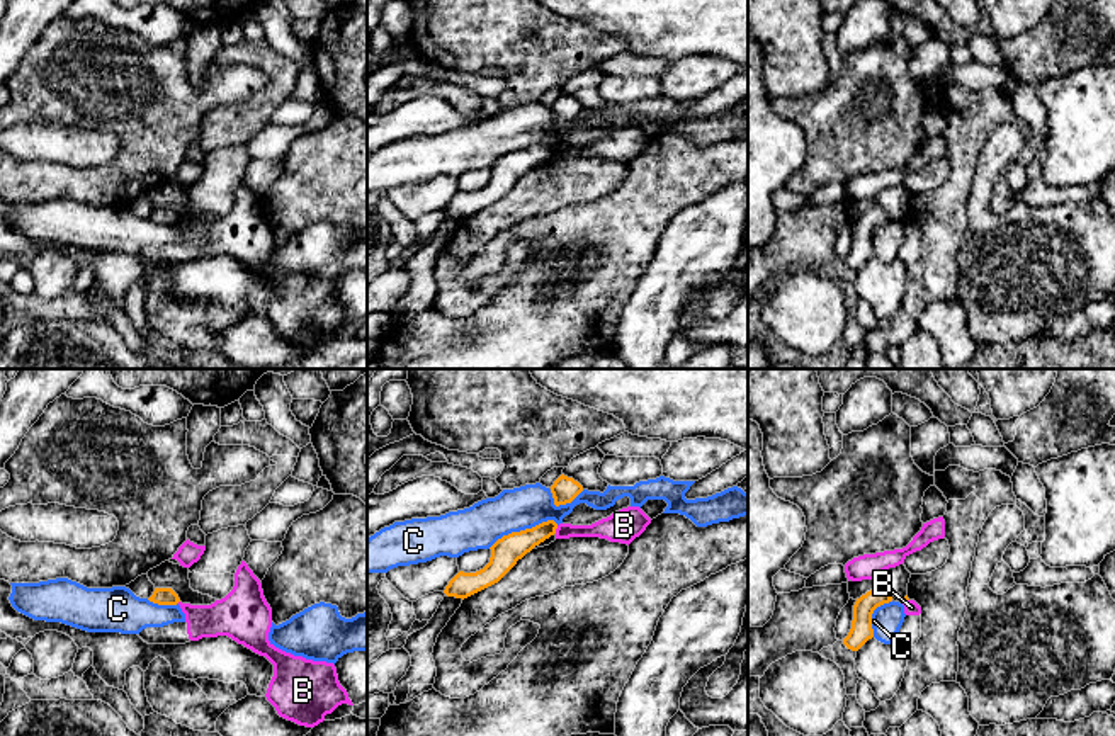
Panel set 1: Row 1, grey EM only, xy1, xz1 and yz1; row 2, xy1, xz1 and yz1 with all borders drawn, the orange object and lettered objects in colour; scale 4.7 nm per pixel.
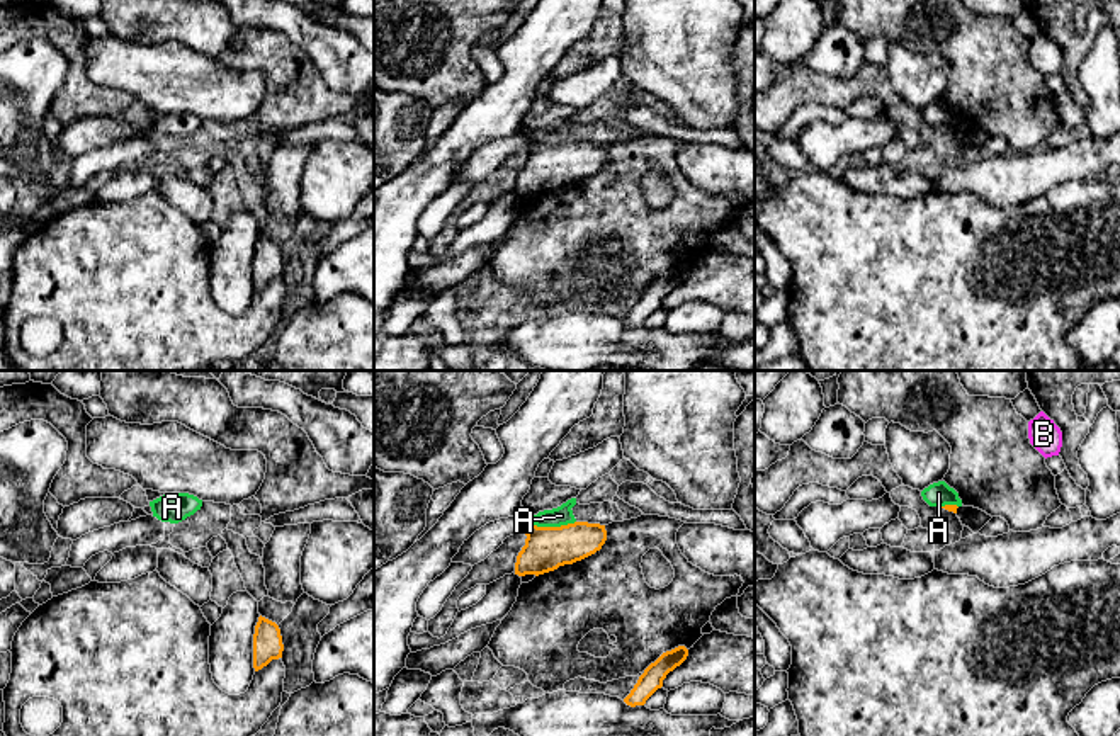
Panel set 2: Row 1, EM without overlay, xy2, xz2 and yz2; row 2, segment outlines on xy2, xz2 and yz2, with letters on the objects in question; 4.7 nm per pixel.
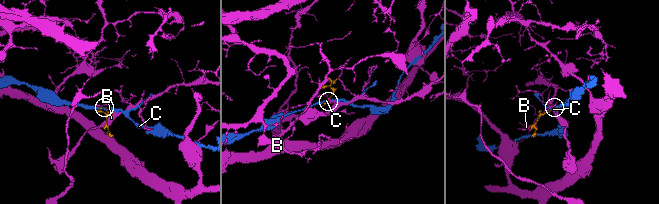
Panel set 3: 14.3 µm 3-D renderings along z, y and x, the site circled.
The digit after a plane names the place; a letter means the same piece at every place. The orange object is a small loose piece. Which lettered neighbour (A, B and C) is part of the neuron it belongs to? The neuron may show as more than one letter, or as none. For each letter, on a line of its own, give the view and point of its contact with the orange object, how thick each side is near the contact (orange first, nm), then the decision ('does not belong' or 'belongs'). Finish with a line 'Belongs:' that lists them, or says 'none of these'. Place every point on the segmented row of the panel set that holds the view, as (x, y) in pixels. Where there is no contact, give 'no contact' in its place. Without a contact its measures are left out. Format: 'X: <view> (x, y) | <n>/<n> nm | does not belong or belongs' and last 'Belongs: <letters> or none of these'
A: xz2 (553, 527) | 200/90 nm | does not belong
B: xz1 (556, 527) | 140/100 nm | does not belong
C: xz1 (522, 531) | 140/200 nm | does not belong
Belongs: none of these

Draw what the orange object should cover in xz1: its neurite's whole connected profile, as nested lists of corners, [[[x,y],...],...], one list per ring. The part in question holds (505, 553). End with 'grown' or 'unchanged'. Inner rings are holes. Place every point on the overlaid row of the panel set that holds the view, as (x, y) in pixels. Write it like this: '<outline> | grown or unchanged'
[[[554,520],[542,522],[532,529],[512,532],[498,539],[490,549],[490,563],[476,571],[459,571],[445,586],[447,597],[467,598],[495,583],[498,583],[527,552],[556,534]]] | unchanged

